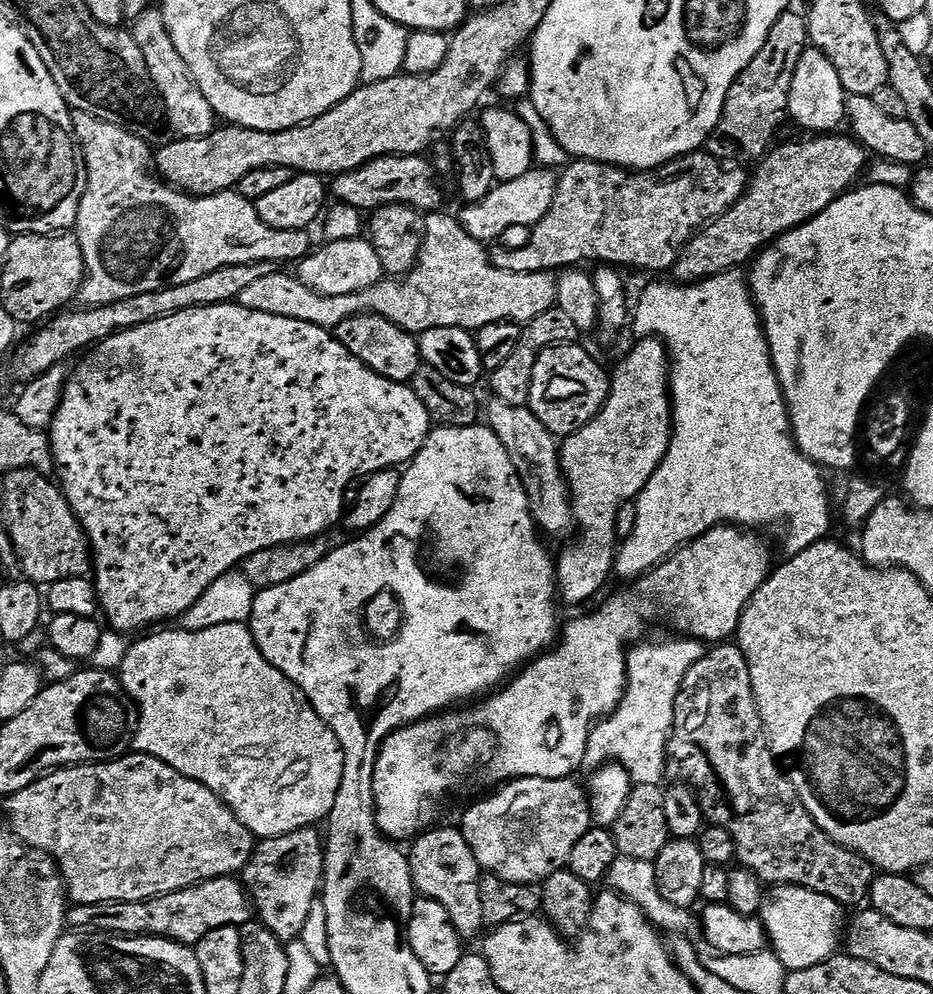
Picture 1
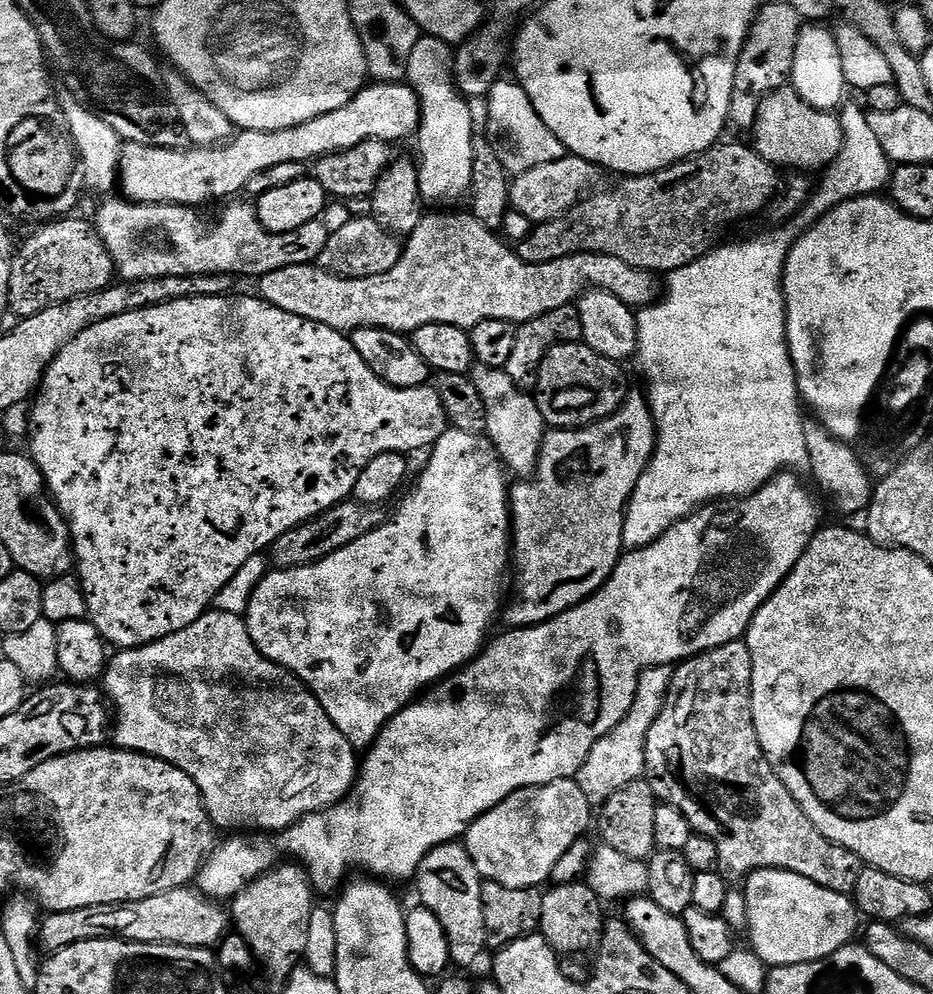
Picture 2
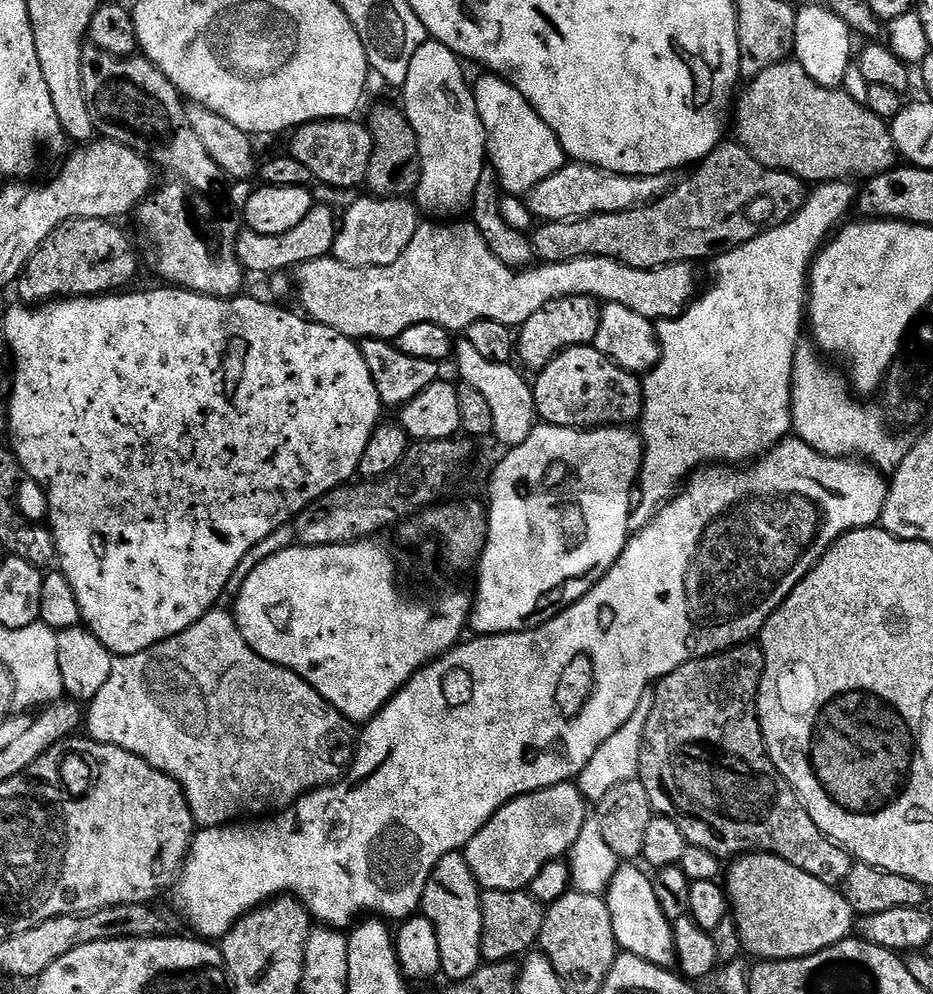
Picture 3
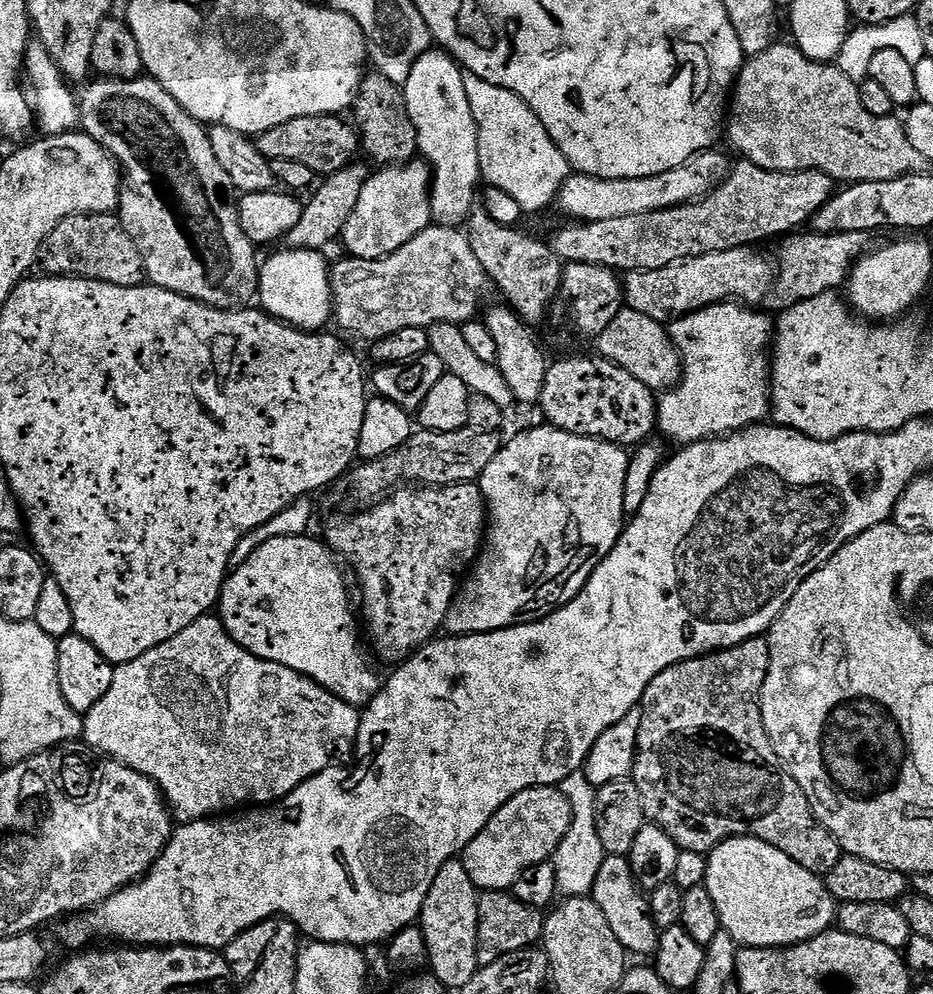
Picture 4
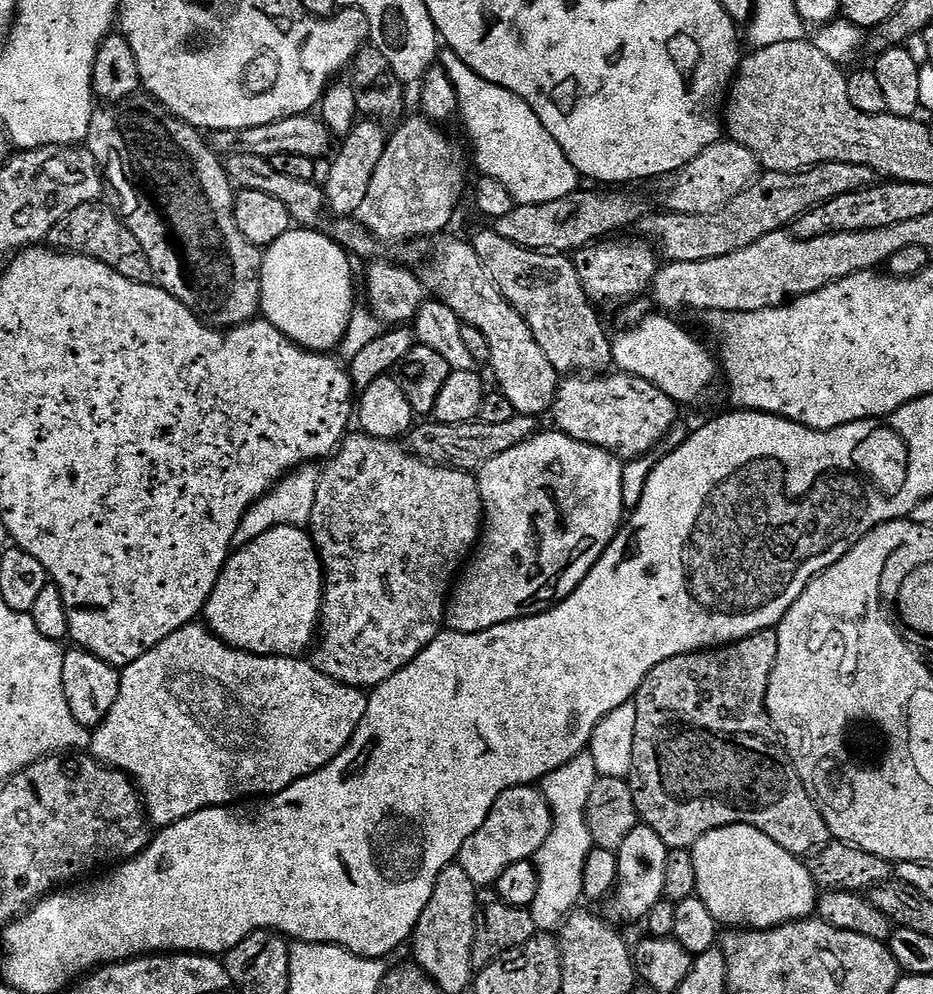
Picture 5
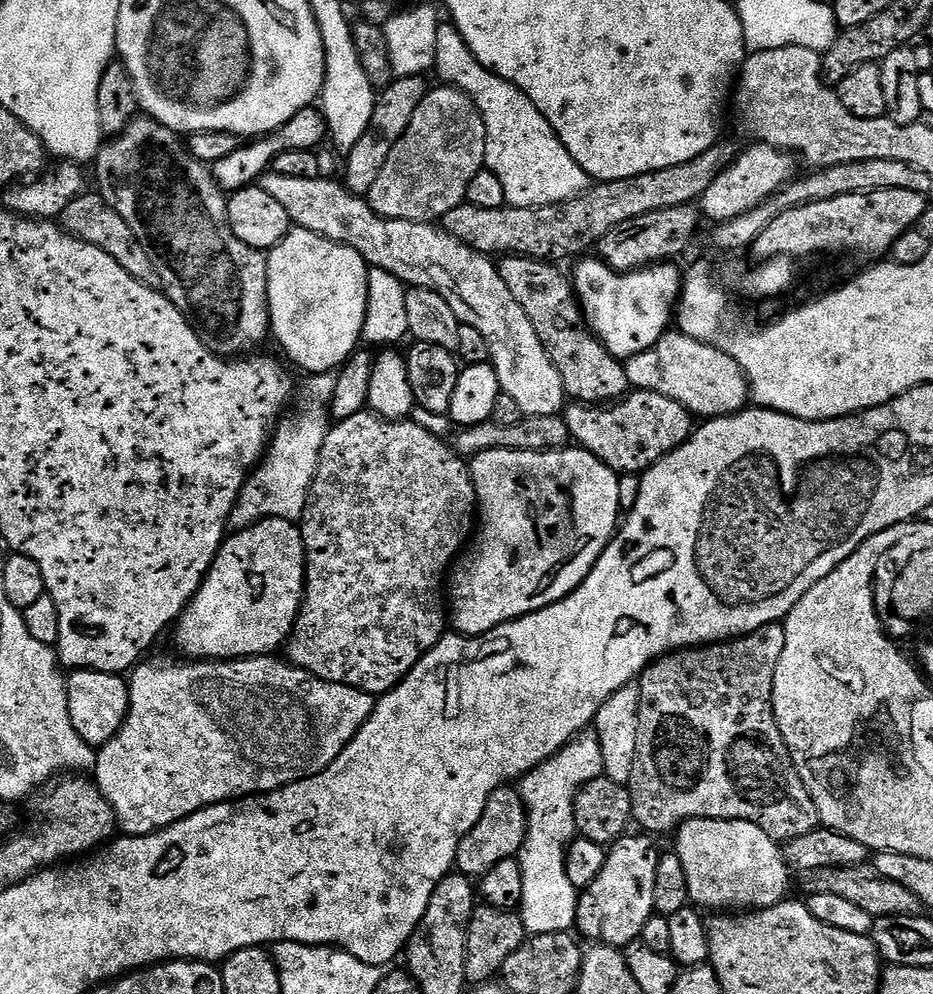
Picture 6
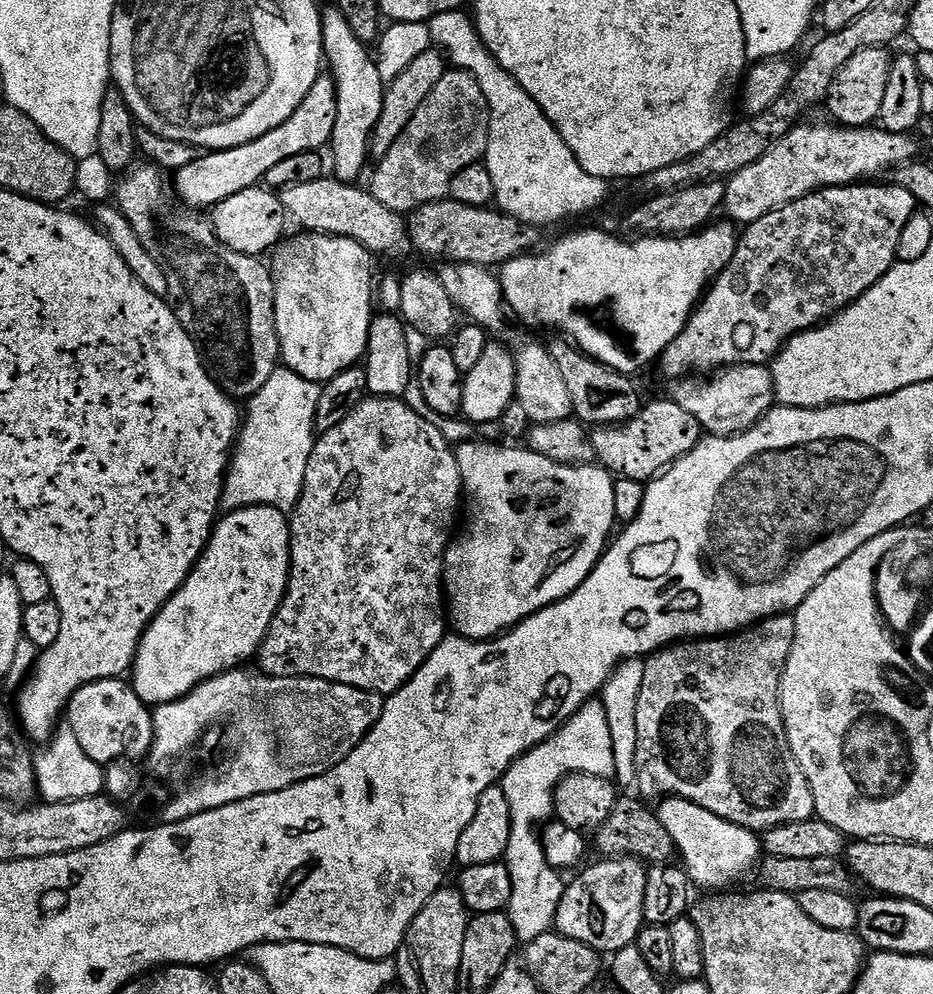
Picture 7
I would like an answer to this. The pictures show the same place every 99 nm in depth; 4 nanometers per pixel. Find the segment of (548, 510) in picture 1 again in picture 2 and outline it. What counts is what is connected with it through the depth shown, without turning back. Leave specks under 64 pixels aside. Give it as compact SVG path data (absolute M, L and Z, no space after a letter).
M476 364L470 377L486 406L486 435L496 447L500 462L516 478L528 478L536 471L540 447L546 435L546 425L536 405L535 395L514 386L503 368L491 368Z

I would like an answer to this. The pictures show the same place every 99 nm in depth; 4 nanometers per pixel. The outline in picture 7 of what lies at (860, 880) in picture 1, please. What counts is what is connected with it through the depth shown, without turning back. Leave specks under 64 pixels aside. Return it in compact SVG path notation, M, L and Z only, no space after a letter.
M795 615L767 616L765 620L753 624L752 627L742 632L711 638L696 638L691 642L677 642L647 657L642 678L642 694L638 694L638 758L636 759L638 788L645 792L643 793L645 797L680 796L684 800L710 810L710 814L718 814L718 818L726 818L726 822L734 822L757 834L763 834L769 828L777 828L790 822L806 822L816 816L814 794L810 790L810 782L806 782L806 774L788 745L784 716L780 713L780 679L790 650L794 646L795 629Z

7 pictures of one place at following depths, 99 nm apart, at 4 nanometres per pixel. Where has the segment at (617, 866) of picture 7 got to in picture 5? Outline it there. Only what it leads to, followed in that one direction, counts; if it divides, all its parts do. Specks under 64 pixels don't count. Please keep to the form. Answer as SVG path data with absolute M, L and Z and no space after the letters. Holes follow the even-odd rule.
M638 826L630 830L630 838L622 842L618 858L618 891L615 893L612 904L613 921L616 920L640 920L643 921L654 910L659 900L665 899L664 887L666 886L666 870L668 869L669 848L654 830ZM620 892L620 893L619 893ZM616 919L616 920L615 920Z

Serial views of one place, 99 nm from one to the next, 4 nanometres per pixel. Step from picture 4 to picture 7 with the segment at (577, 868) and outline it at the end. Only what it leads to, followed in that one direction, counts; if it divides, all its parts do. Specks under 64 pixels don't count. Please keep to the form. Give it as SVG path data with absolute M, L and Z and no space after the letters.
M603 699L588 700L554 735L546 738L546 742L534 746L529 752L524 752L519 756L506 770L506 774L498 785L506 794L506 802L510 802L512 822L510 842L502 857L503 863L507 864L510 870L512 883L512 893L506 911L516 931L516 939L520 942L527 942L553 931L558 908L562 902L566 884L563 879L560 881L561 873L552 868L550 862L546 860L544 841L538 829L553 819L556 788L569 772L589 772L595 776L614 773L614 741L610 738L610 722L606 720L606 706Z

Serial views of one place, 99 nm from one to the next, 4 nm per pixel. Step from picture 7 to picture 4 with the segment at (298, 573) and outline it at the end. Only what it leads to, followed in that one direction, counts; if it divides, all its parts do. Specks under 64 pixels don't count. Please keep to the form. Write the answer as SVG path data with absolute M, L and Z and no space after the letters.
M476 482L401 486L373 508L345 517L329 530L326 543L349 569L352 567L356 571L356 580L360 583L358 604L362 609L362 620L368 623L368 636L377 654L384 660L403 662L429 643L439 633L436 631L444 628L444 619L452 609L456 593L479 557L486 540L484 495Z

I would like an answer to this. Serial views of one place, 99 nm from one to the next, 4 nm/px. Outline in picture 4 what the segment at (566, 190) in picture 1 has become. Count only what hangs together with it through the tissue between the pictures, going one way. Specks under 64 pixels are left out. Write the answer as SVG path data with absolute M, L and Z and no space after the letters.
M743 158L731 165L726 179L702 200L690 204L674 206L666 210L654 210L654 214L630 214L630 218L610 218L606 222L569 223L569 228L560 228L550 239L550 247L564 264L593 264L610 268L620 274L629 272L649 272L662 270L674 262L686 258L698 258L702 254L714 254L722 250L734 250L749 246L763 245L763 240L775 236L787 237L795 233L803 224L807 225L831 196L838 191L837 181L818 170L805 172L775 172L750 163Z

